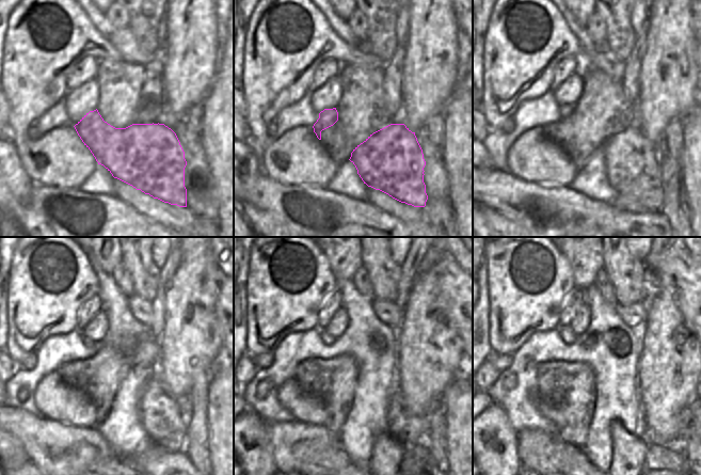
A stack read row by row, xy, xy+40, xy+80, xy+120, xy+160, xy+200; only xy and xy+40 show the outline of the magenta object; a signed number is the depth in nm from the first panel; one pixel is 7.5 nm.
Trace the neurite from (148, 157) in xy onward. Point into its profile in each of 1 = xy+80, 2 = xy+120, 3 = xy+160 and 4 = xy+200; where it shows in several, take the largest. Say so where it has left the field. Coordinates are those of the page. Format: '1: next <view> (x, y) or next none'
1: next xy+80 (632, 161)
2: next xy+120 (160, 414)
3: next xy+160 (410, 430)
4: next xy+200 (567, 334)

